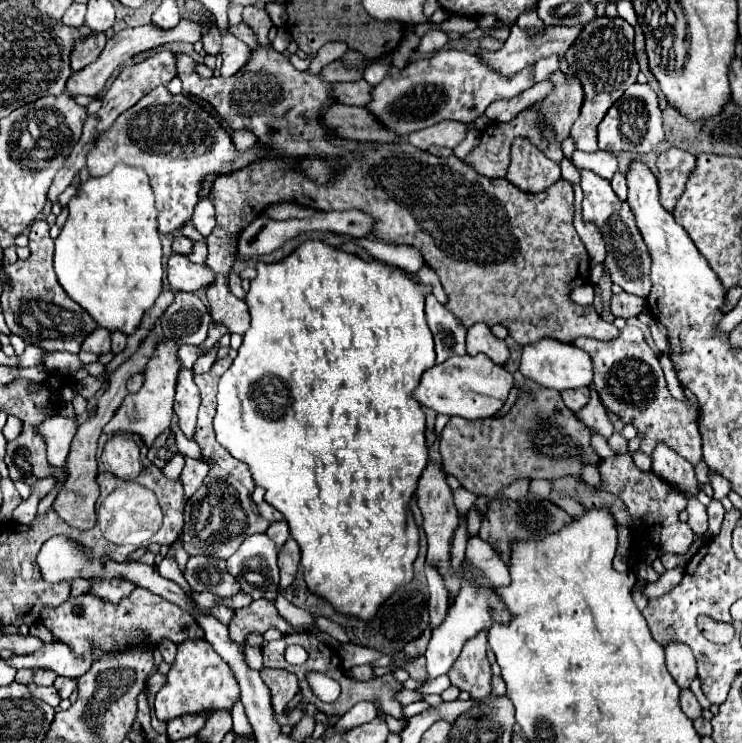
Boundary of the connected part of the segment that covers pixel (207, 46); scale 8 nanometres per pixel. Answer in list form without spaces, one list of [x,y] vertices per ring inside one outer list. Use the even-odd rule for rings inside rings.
[[[210,25],[208,35],[202,37],[202,43],[204,43],[204,51],[210,55],[216,55],[220,51],[220,33],[218,33],[216,25]]]

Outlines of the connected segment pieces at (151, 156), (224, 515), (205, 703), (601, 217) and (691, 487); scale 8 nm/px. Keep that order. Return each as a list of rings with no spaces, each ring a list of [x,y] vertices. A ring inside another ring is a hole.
[[[156,87],[134,107],[124,111],[108,131],[96,137],[94,147],[86,155],[86,167],[92,177],[106,175],[112,171],[114,163],[120,161],[142,167],[154,189],[158,231],[172,233],[192,217],[194,205],[198,203],[200,183],[208,173],[230,173],[260,157],[262,155],[256,147],[238,155],[222,121],[204,111],[196,101],[184,95],[170,95],[166,87]]]
[[[220,359],[216,361],[210,371],[202,375],[194,375],[194,383],[200,389],[202,405],[198,413],[198,425],[196,425],[196,443],[202,447],[204,457],[208,459],[210,473],[204,481],[204,485],[186,501],[184,507],[184,527],[194,527],[194,555],[208,555],[218,559],[228,559],[238,545],[244,541],[244,537],[254,533],[264,533],[270,527],[270,521],[262,519],[256,511],[256,503],[252,501],[254,493],[254,479],[250,473],[250,467],[244,461],[234,459],[216,439],[212,419],[216,415],[216,387],[220,375],[232,365],[232,359]]]
[[[182,641],[178,645],[176,661],[168,671],[166,685],[158,691],[154,701],[154,711],[160,721],[170,721],[174,717],[200,713],[206,709],[230,709],[234,701],[240,697],[240,687],[232,671],[228,671],[228,663],[212,651],[208,641]]]
[[[580,169],[580,185],[584,189],[584,201],[582,201],[582,219],[584,221],[592,221],[600,227],[602,237],[606,241],[606,261],[604,267],[610,271],[612,281],[616,285],[620,285],[626,293],[638,295],[638,297],[646,297],[650,291],[650,257],[646,251],[644,241],[640,239],[640,231],[634,225],[632,219],[632,211],[628,207],[628,203],[616,199],[616,193],[610,187],[608,179],[602,179],[600,175],[596,175],[590,169]]]
[[[658,443],[652,451],[652,471],[688,495],[696,495],[698,491],[692,463],[672,451],[666,443]]]

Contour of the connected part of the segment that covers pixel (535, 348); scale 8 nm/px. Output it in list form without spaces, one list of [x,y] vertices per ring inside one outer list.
[[[544,339],[540,343],[530,343],[528,347],[524,347],[520,371],[524,375],[528,375],[528,379],[534,379],[536,383],[550,387],[550,389],[556,389],[556,391],[588,387],[592,383],[592,375],[594,375],[592,359],[588,353],[584,353],[582,349],[578,349],[574,345],[556,343],[554,339],[550,339],[550,341]]]

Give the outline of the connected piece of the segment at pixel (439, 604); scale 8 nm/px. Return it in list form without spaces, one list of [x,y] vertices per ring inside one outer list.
[[[426,567],[426,579],[428,579],[428,587],[430,587],[430,599],[428,599],[430,629],[436,629],[446,619],[448,593],[446,593],[444,581],[440,579],[440,575],[432,567]]]

